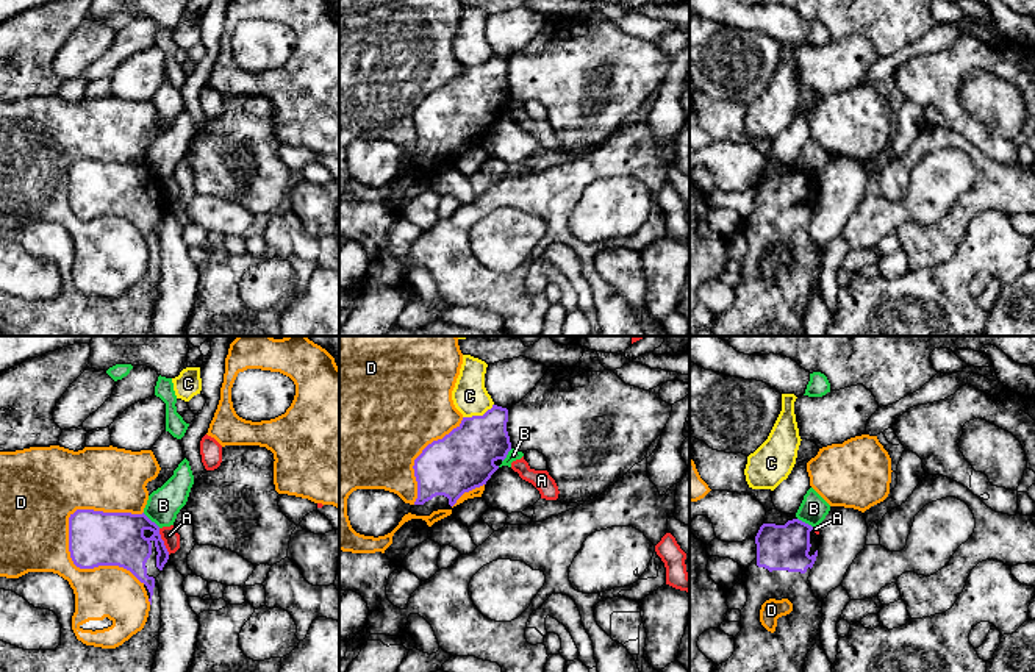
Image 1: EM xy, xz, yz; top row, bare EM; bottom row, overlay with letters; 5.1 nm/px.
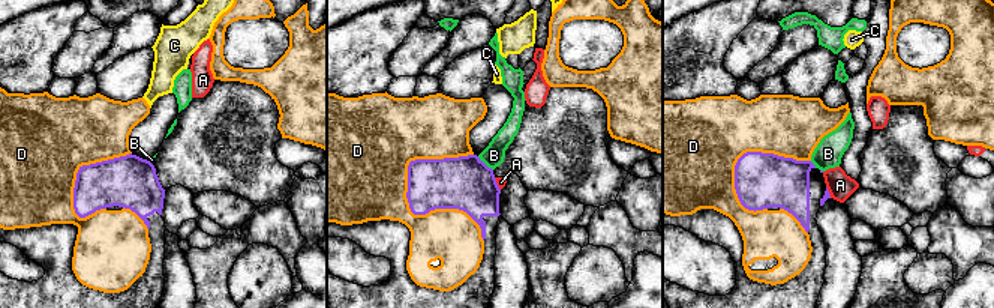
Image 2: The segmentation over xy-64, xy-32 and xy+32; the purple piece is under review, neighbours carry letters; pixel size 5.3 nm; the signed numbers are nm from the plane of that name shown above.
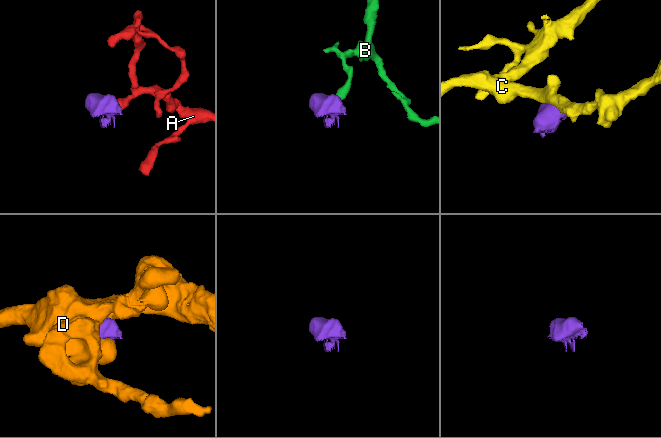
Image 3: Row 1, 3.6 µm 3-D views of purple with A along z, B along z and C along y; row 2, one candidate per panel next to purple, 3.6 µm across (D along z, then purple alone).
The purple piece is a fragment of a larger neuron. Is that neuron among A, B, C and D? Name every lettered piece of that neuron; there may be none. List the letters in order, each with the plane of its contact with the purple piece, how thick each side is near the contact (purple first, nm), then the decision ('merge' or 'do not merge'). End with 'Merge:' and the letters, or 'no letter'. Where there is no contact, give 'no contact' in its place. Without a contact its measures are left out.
A: xy | 280/90 nm | do not merge
B: xy | 280/170 nm | do not merge
C: xz | 320/180 nm | do not merge
D: xy | 280/280 nm | do not merge
Merge: no letter

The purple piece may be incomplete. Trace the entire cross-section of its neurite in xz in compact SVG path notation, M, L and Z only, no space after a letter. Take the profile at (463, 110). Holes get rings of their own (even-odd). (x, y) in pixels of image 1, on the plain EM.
M492 55L483 66L463 67L461 73L453 78L442 89L428 94L422 103L414 109L414 127L417 131L417 148L413 155L405 153L397 144L385 139L356 139L347 148L347 166L352 178L364 186L385 186L391 183L402 167L408 163L416 166L430 166L438 159L452 159L457 150L475 138L486 134L491 125L499 119L502 111L511 100L510 86L507 81L508 59Z

